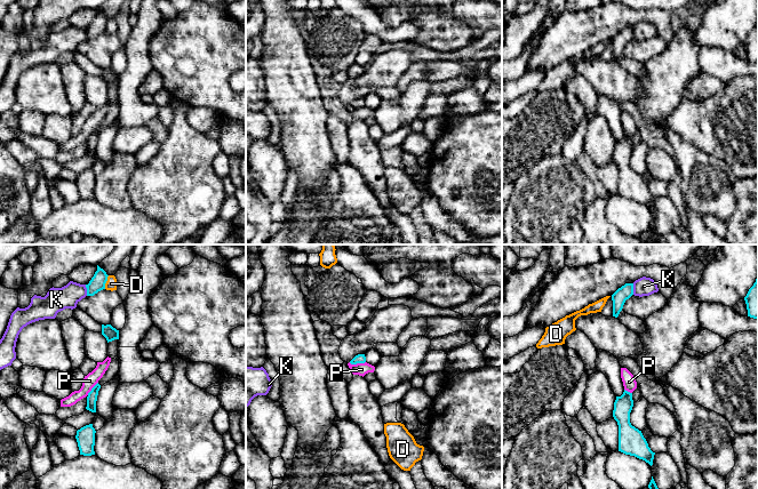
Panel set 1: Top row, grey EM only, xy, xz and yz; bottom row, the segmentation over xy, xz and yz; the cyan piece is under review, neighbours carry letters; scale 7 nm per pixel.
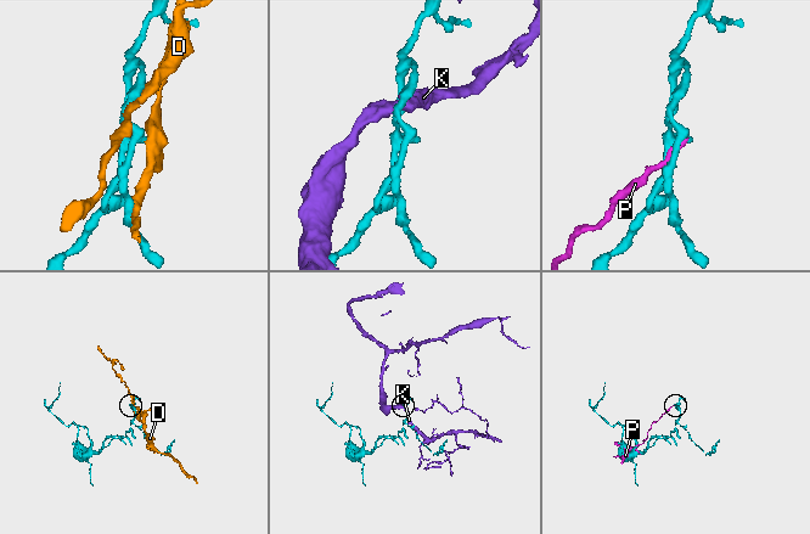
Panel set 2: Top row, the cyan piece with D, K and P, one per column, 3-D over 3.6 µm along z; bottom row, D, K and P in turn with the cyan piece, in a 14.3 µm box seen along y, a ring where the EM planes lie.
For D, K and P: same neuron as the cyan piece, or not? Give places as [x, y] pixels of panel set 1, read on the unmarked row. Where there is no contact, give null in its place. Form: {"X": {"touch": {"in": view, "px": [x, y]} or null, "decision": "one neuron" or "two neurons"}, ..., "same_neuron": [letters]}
{"D": {"touch": {"in": "xy", "px": [105, 26]}, "decision": "two neurons"}, "K": {"touch": {"in": "xy", "px": [87, 34]}, "decision": "two neurons"}, "P": {"touch": {"in": "xz", "px": [357, 106]}, "decision": "two neurons"}, "same_neuron": []}

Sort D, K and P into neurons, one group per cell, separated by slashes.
D / K / P

